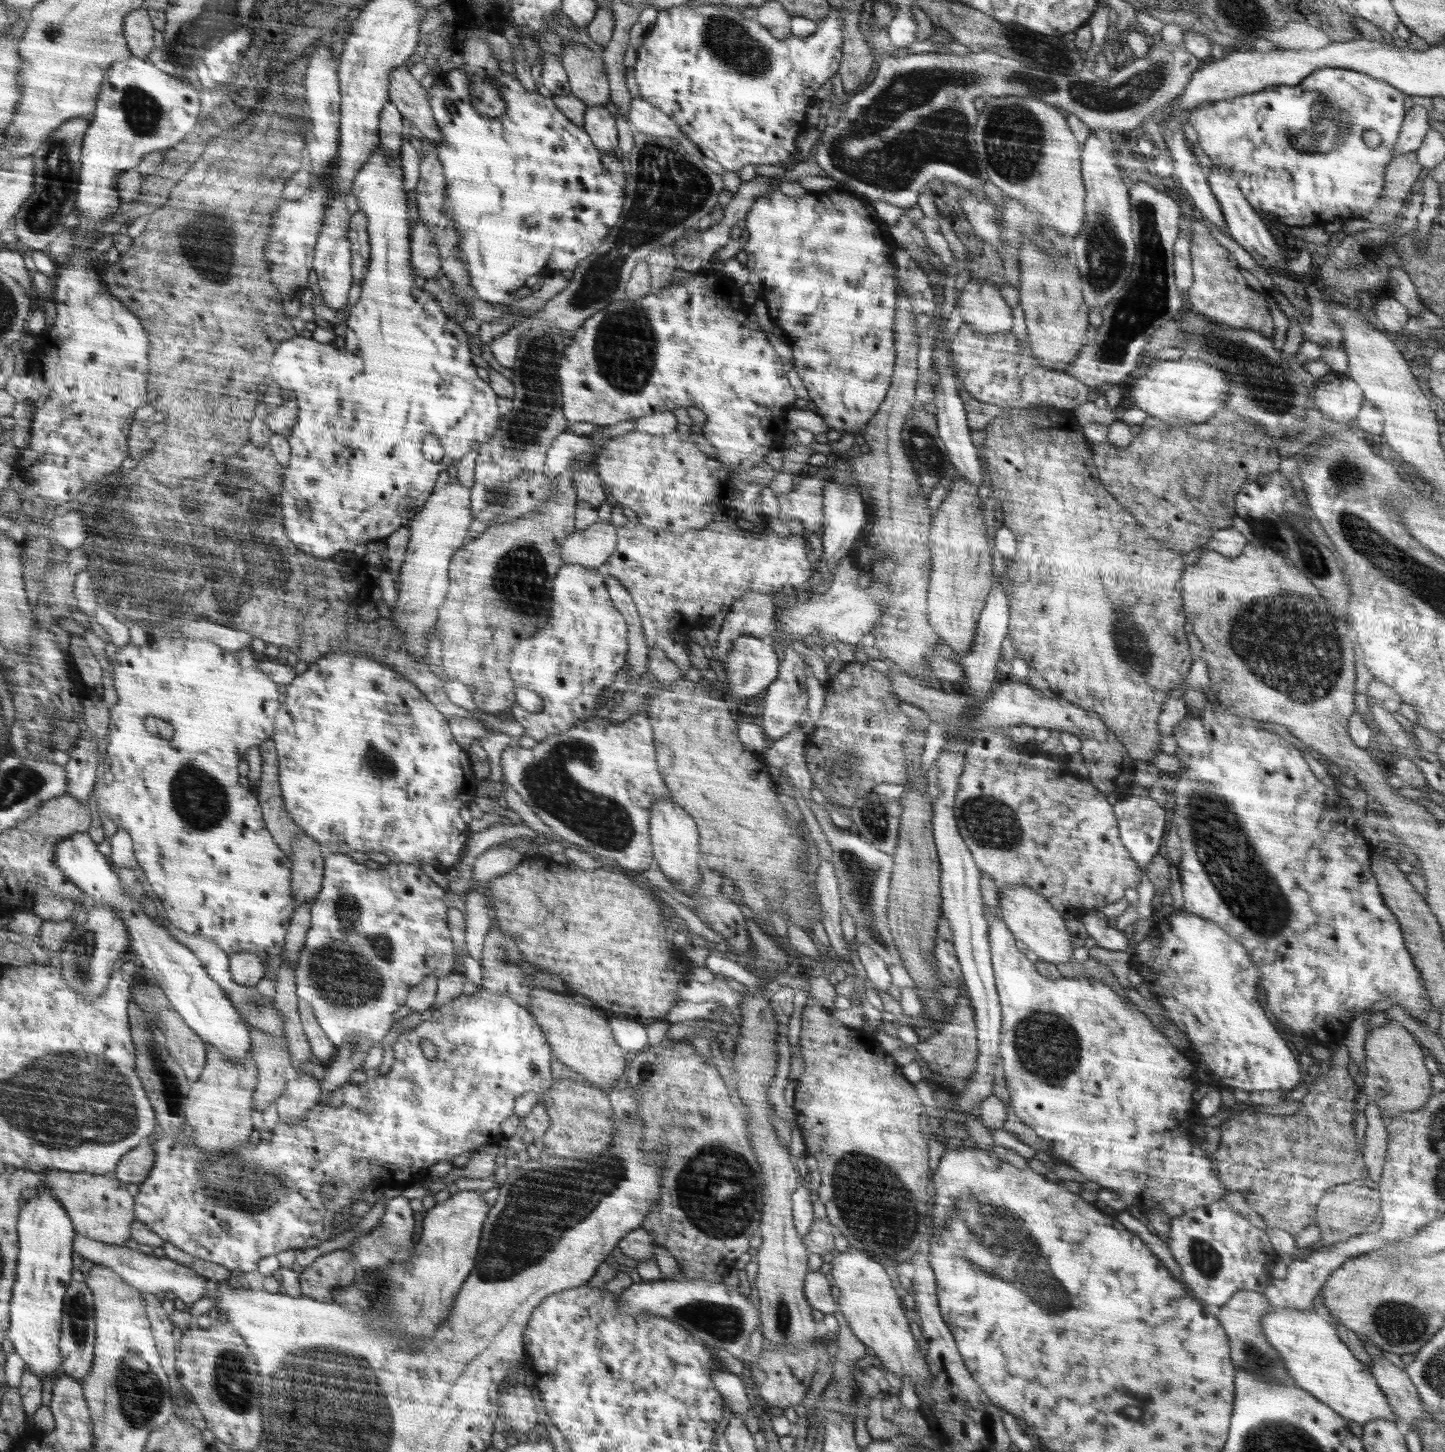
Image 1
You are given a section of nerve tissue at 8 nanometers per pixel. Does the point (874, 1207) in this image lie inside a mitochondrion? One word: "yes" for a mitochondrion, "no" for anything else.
yes

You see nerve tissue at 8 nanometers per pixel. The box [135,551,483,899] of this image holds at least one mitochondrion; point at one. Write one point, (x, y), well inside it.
(200, 800)

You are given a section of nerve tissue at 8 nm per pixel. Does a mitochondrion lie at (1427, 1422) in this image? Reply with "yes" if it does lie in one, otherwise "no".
no

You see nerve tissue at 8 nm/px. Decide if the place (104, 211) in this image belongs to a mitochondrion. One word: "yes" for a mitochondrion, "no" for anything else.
no

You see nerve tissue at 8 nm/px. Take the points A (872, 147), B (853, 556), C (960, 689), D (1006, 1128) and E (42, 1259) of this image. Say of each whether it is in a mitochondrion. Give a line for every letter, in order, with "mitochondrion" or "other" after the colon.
A: mitochondrion
B: other
C: other
D: other
E: other

